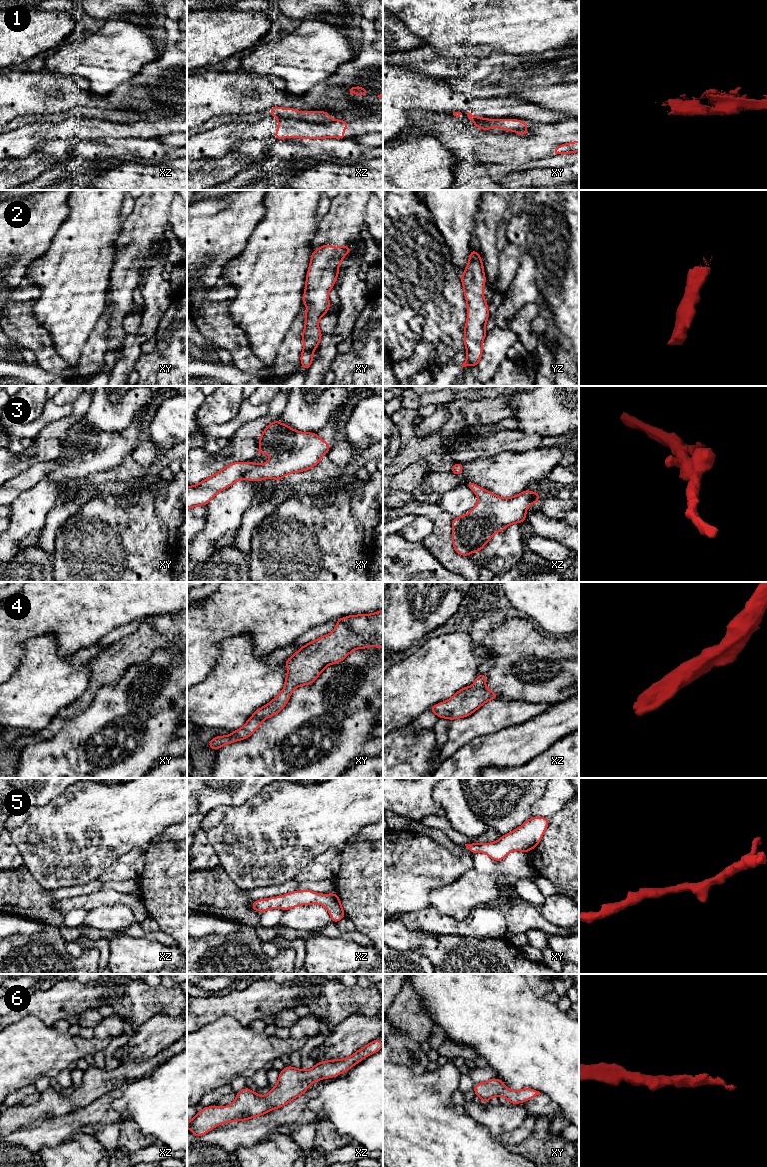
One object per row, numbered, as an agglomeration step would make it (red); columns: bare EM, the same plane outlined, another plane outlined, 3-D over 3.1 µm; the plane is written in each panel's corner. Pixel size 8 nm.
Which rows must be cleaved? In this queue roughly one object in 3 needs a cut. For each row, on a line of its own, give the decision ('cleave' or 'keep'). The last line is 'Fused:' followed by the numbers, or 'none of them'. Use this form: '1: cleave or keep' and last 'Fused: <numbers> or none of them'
1: cleave
2: keep
3: keep
4: keep
5: keep
6: keep
Fused: 1

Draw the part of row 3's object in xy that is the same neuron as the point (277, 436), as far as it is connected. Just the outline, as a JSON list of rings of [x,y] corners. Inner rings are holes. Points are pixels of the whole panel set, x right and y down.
[[[278,420],[270,423],[262,432],[258,446],[259,453],[270,454],[270,460],[263,464],[253,462],[234,462],[228,464],[218,473],[208,477],[196,485],[187,487],[187,509],[200,505],[207,505],[215,495],[230,487],[240,479],[257,482],[261,479],[281,480],[288,474],[307,471],[318,464],[324,454],[327,454],[331,445],[326,443],[315,432],[299,432]]]

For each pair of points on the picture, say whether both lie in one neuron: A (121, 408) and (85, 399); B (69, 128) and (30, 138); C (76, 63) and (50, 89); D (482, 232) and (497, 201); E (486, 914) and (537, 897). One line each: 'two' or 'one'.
A: two
B: one
C: two
D: one
E: two

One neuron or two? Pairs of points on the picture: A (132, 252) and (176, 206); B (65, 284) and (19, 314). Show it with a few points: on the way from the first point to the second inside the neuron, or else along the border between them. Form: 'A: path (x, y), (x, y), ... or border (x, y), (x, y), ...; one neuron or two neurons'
A: border (172, 200), (169, 206), (167, 224); two neurons
B: border (29, 281), (40, 289), (33, 317), (43, 326); two neurons

